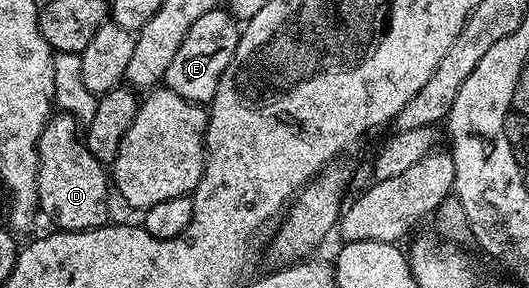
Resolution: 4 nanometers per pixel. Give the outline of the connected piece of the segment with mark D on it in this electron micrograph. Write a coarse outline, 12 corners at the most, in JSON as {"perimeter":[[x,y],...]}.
{"perimeter":[[77,118],[38,141],[38,209],[60,230],[107,225],[108,170]]}

